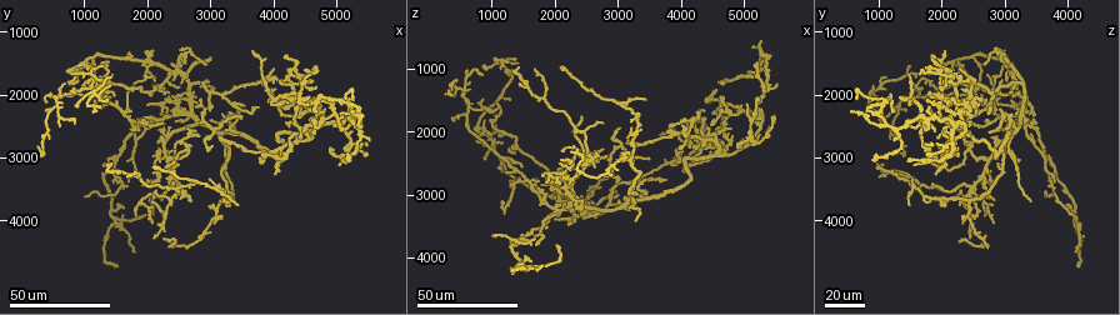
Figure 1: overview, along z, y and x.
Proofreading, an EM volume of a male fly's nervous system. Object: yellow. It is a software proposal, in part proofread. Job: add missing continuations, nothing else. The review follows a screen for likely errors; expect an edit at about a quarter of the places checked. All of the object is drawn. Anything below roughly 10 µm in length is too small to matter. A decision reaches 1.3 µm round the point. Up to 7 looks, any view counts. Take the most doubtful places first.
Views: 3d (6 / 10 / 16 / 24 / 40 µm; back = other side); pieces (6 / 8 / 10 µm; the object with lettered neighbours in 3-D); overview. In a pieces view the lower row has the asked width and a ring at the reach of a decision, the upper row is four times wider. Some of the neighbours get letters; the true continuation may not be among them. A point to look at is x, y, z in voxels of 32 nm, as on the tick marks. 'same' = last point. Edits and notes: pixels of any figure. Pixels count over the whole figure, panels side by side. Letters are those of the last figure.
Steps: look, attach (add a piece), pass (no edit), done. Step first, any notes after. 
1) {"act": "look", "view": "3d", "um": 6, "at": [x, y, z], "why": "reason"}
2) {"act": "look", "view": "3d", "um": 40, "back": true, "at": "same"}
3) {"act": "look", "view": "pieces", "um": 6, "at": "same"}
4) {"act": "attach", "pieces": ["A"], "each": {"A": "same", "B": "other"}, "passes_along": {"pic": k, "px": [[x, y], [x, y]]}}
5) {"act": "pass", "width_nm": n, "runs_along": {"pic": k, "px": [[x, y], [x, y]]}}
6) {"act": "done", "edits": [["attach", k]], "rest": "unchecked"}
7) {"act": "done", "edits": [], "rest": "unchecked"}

{"act": "look", "view": "3d", "um": 40, "at": [3000, 1450, 3000], "why": "an open end"}

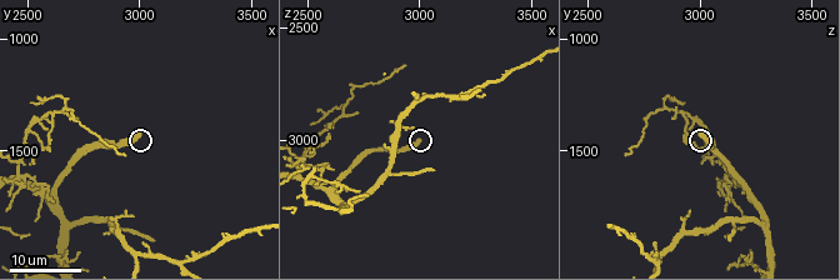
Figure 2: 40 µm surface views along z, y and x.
{"act": "look", "view": "pieces", "um": 8, "at": [3010, 1420, 2990], "why": "see the neighbours"}

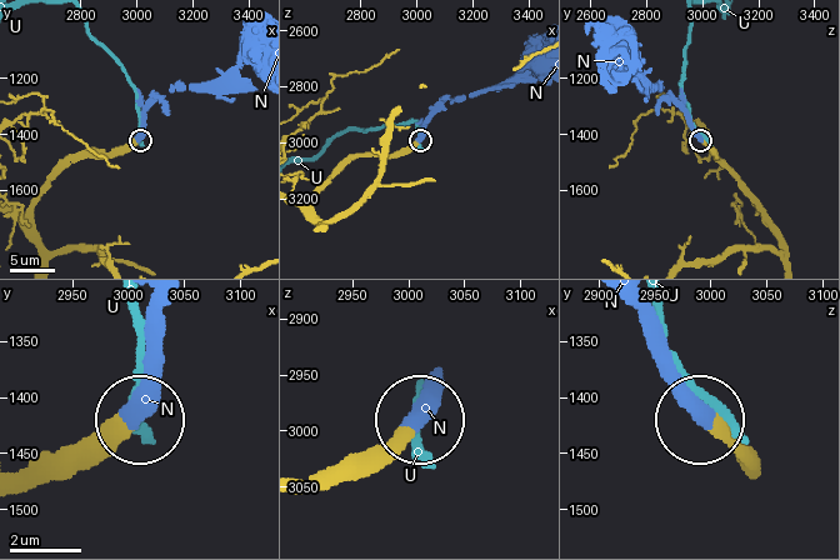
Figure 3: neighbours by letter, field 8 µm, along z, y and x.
{"act": "attach", "pieces": ["N"], "each": {"N": "same", "U": "other"}, "found": "it goes on there"}

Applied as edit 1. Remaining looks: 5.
{"act": "look", "view": "overview"}

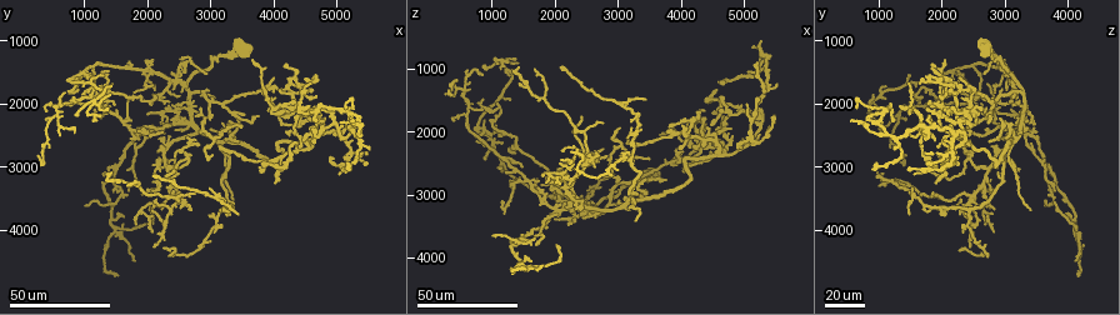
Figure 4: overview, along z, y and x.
{"act": "look", "view": "3d", "um": 16, "at": [3050, 1900, 3130], "why": "an open end"}

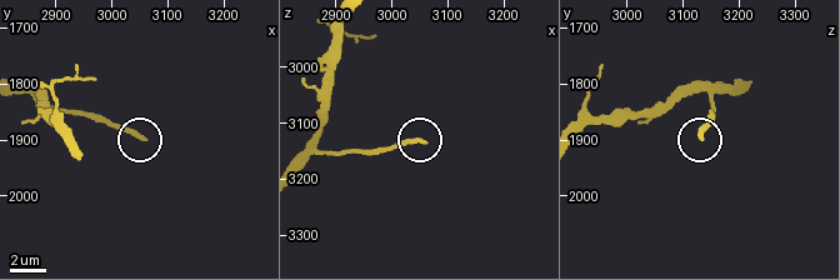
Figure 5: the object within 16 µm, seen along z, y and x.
{"act": "look", "view": "pieces", "um": 6, "at": [3060, 1895, 3135], "why": "see the neighbours"}

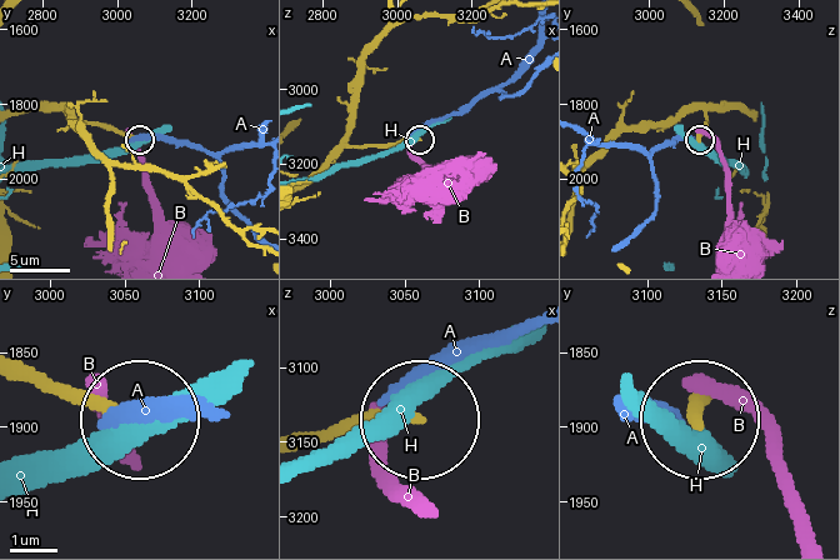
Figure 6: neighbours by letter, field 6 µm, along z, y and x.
{"act": "pass", "each": {"A": "other", "B": "other", "H": "other"}, "found": "no lettered piece goes on from it"}

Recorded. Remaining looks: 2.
{"act": "look", "view": "3d", "um": 24, "at": [1700, 3250, 1000], "why": "long arm stops here"}

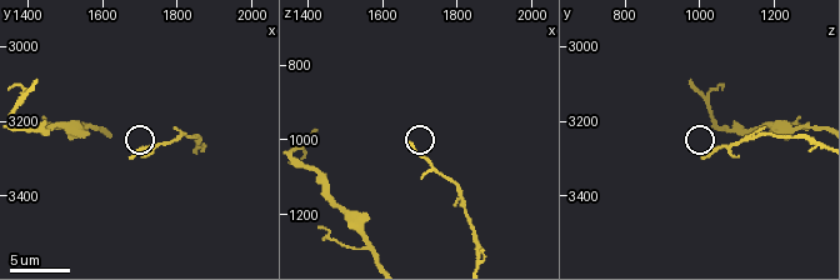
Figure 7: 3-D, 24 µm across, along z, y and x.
{"act": "look", "view": "pieces", "um": 10, "at": [1680, 3300, 1010]}

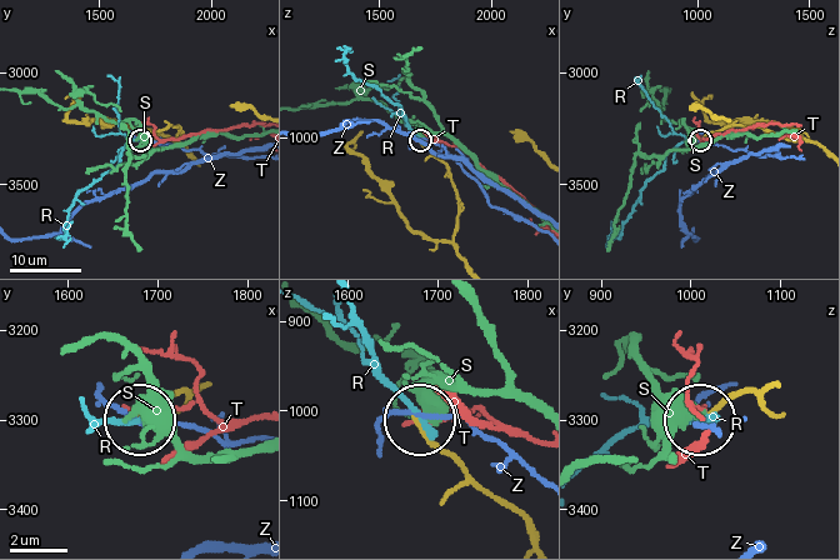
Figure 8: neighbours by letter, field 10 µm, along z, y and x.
{"act": "pass", "each": {"R": "other", "S": "other", "T": "other", "Z": "other"}, "found": "no lettered piece goes on from it"}

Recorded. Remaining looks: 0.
{"act": "done", "edits": [["attach", 3]], "rest": "unchecked"}

